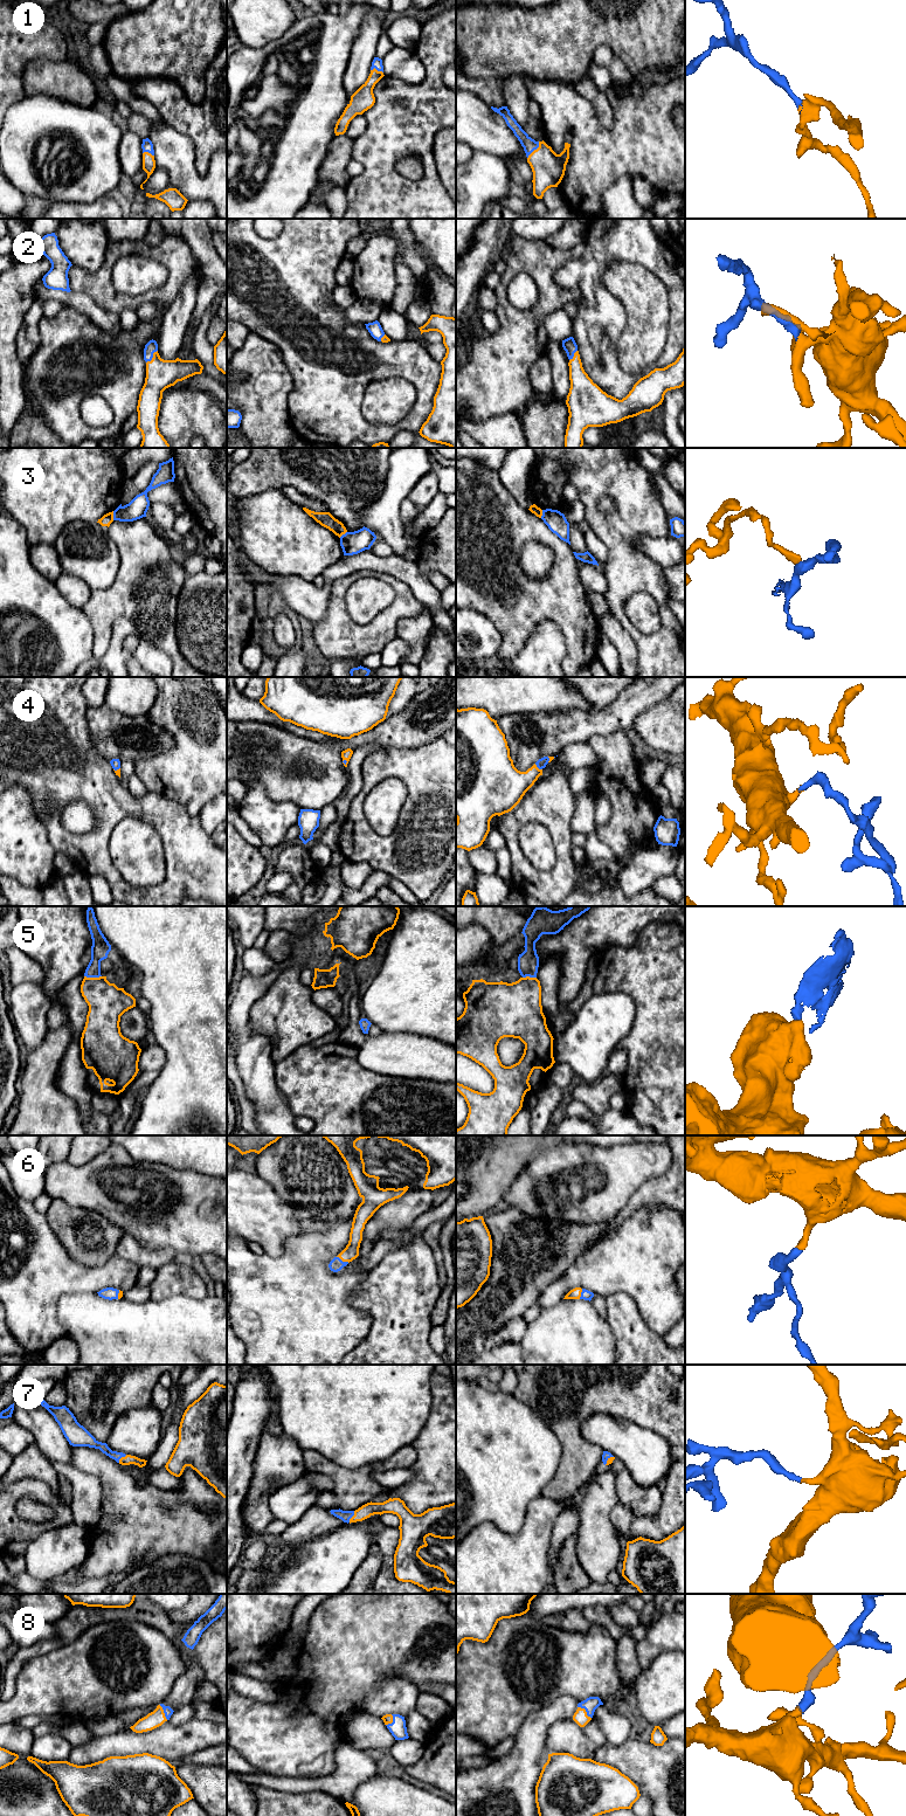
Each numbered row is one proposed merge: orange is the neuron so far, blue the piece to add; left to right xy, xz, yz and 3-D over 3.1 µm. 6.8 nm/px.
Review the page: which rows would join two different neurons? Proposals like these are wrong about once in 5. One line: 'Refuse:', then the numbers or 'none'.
Refuse: 3, 5

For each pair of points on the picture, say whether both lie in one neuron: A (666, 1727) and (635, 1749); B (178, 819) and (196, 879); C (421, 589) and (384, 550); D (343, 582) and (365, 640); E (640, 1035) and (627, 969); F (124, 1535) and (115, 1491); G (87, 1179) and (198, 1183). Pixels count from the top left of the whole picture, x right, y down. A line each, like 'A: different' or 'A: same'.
A: different
B: same
C: different
D: same
E: same
F: same
G: same

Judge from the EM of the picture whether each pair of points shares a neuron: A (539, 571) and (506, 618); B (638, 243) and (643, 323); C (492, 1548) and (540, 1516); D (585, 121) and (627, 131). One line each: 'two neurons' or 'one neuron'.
A: two neurons
B: two neurons
C: one neuron
D: one neuron

